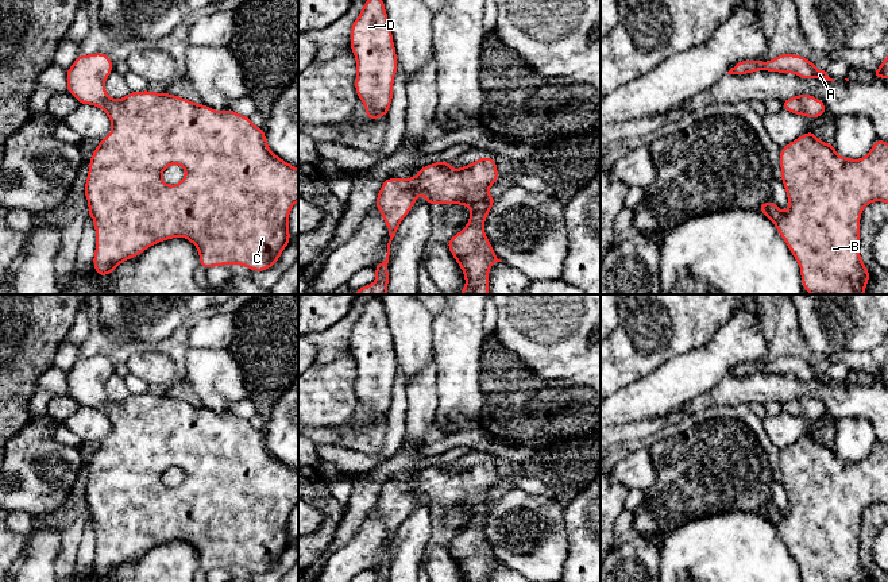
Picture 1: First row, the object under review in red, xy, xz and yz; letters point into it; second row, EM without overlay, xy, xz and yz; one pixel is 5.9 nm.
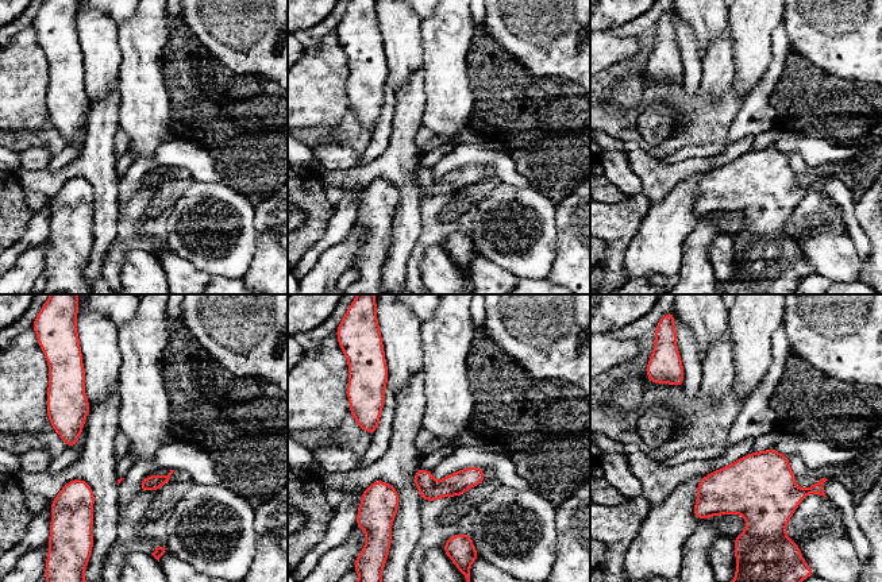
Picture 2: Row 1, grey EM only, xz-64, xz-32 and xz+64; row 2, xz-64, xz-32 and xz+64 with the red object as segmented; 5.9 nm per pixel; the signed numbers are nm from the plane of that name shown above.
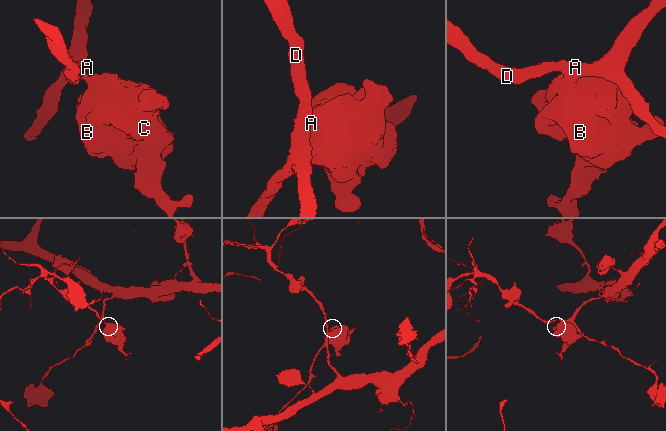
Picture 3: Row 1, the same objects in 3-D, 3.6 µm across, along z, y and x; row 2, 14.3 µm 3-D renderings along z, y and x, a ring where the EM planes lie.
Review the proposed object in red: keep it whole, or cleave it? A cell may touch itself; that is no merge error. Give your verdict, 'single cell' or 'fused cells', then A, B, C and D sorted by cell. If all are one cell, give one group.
single cell; groups A B C D

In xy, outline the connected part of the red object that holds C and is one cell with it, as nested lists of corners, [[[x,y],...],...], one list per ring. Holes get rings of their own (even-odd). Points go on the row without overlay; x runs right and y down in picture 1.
[[[103,355],[78,358],[66,373],[67,394],[80,406],[100,409],[112,424],[111,436],[94,451],[85,500],[88,517],[94,523],[94,575],[109,578],[117,567],[142,556],[166,541],[186,540],[200,555],[200,568],[242,567],[252,574],[274,568],[289,547],[289,516],[298,504],[298,473],[275,458],[267,448],[265,431],[255,429],[250,420],[231,412],[213,413],[174,397],[150,393],[130,394],[123,401],[111,401],[104,385],[113,373],[111,361]],[[169,467],[179,467],[186,477],[178,487],[166,487],[162,475]]]

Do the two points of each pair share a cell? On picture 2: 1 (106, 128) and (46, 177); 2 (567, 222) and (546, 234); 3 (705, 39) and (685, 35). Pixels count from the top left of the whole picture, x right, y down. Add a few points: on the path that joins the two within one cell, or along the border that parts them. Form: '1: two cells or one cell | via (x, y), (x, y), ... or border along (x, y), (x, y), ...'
1: one cell | via (97, 146), (74, 169), (64, 174)
2: two cells | border along (555, 204), (557, 255), (553, 259)
3: two cells | border along (678, 14), (692, 30), (698, 53), (703, 57)

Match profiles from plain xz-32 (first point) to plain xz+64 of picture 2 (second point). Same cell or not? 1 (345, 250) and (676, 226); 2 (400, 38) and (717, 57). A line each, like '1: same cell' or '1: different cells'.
1: same cell
2: different cells

